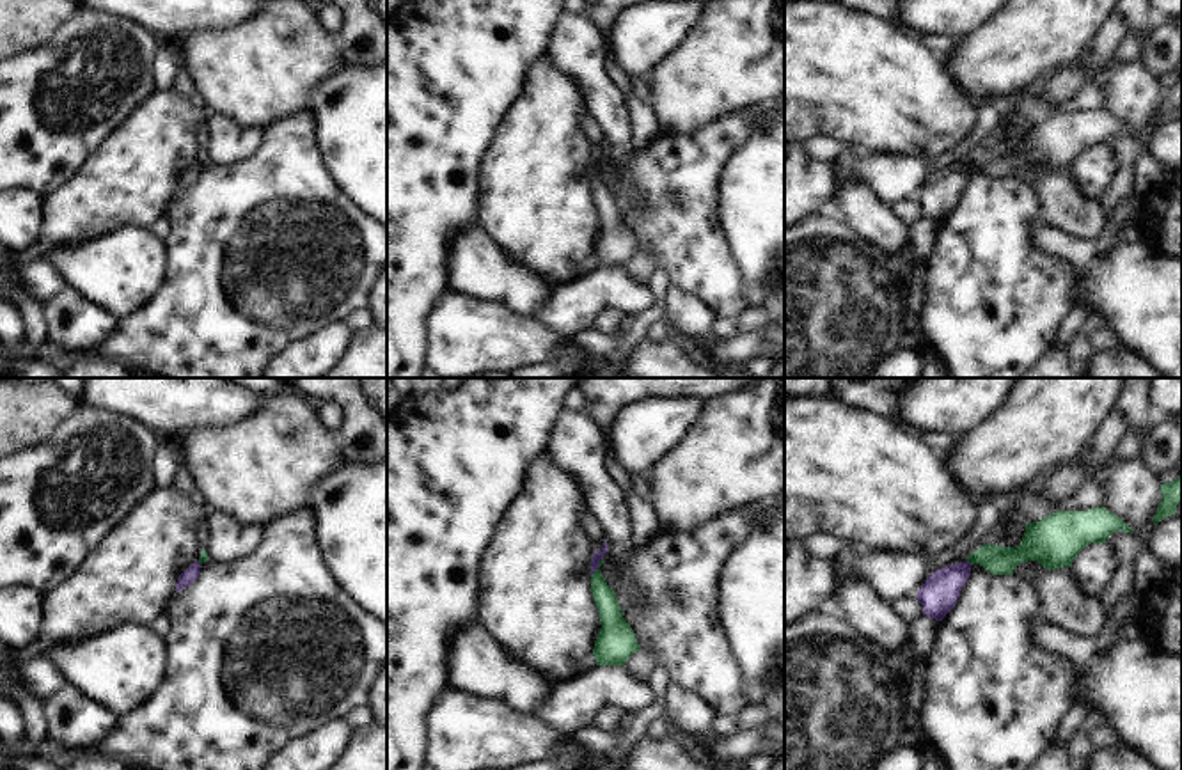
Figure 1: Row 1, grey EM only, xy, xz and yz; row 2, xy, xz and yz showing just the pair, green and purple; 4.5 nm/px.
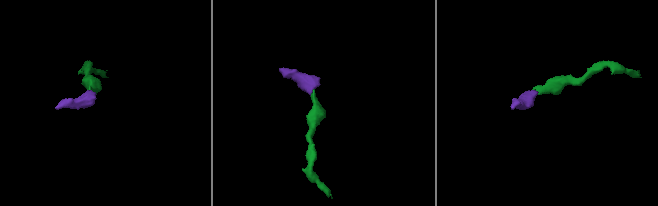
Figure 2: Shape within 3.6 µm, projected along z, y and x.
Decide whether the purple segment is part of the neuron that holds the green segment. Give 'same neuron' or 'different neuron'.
same neuron

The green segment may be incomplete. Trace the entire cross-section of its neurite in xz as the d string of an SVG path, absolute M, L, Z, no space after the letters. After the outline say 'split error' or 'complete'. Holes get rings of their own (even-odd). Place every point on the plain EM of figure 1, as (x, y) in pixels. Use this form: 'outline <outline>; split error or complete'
outline M607 144L602 153L591 158L591 195L600 216L600 236L595 243L593 257L596 268L625 268L625 264L641 252L635 236L623 220L616 195L607 188L600 169L603 156L609 154Z; split error

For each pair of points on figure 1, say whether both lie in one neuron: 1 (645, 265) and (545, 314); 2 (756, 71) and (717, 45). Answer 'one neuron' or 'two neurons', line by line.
1: two neurons
2: one neuron

